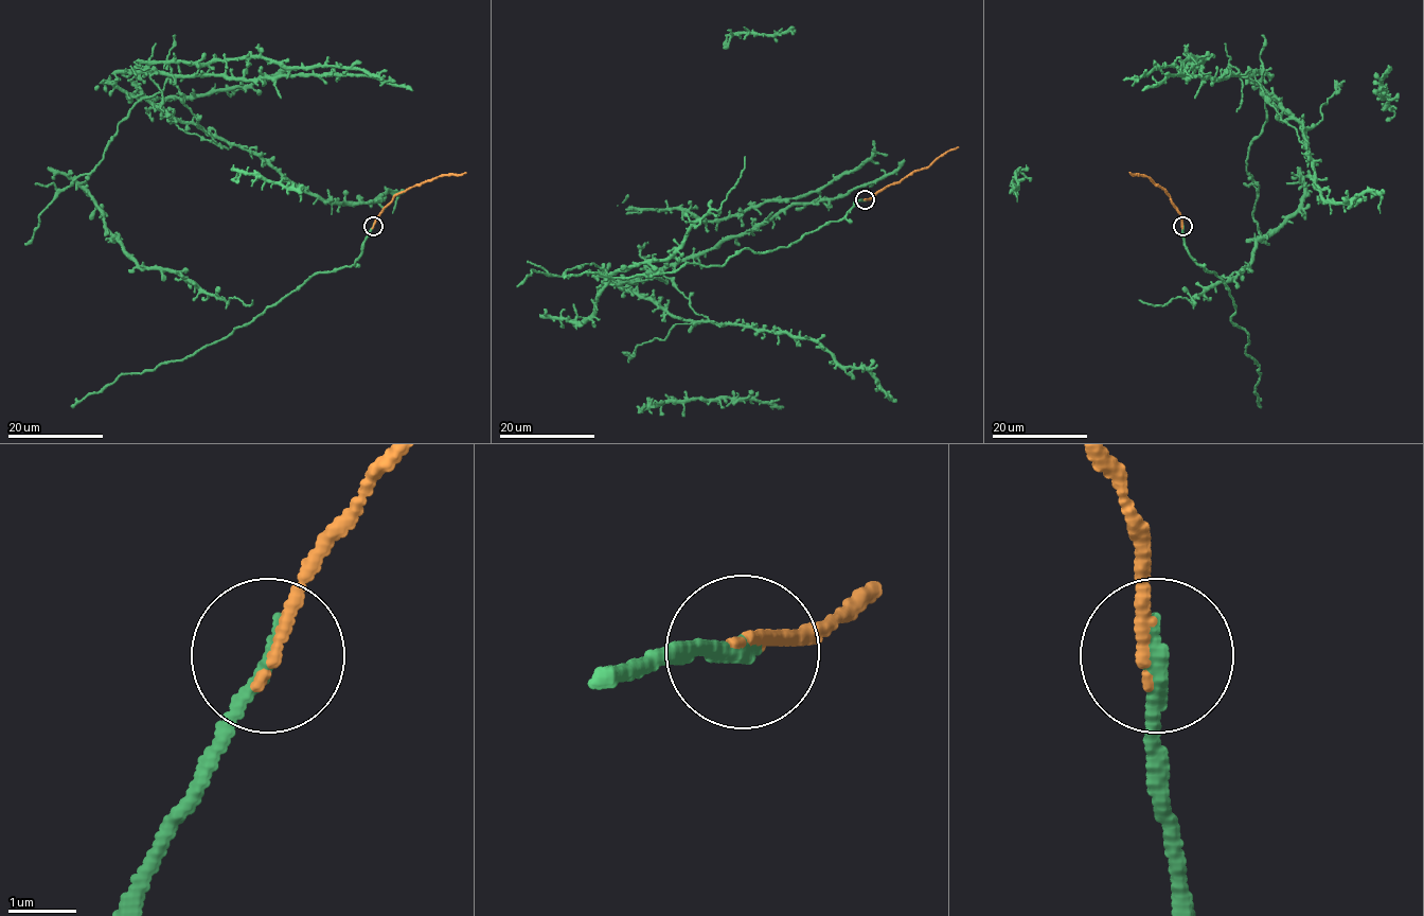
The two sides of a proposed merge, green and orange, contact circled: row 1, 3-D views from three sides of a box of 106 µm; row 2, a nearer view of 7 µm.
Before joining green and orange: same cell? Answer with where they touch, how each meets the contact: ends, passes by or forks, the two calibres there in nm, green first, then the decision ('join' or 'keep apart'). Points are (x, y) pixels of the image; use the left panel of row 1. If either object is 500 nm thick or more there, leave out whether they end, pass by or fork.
at (373, 226); green ends there; orange ends there; 240 nm thick on the green side, 180 nm on the other; keep apart

